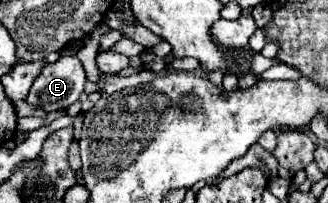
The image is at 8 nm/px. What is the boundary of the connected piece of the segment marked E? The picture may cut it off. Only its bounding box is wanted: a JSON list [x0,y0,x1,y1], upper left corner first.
[25,56,85,112]

